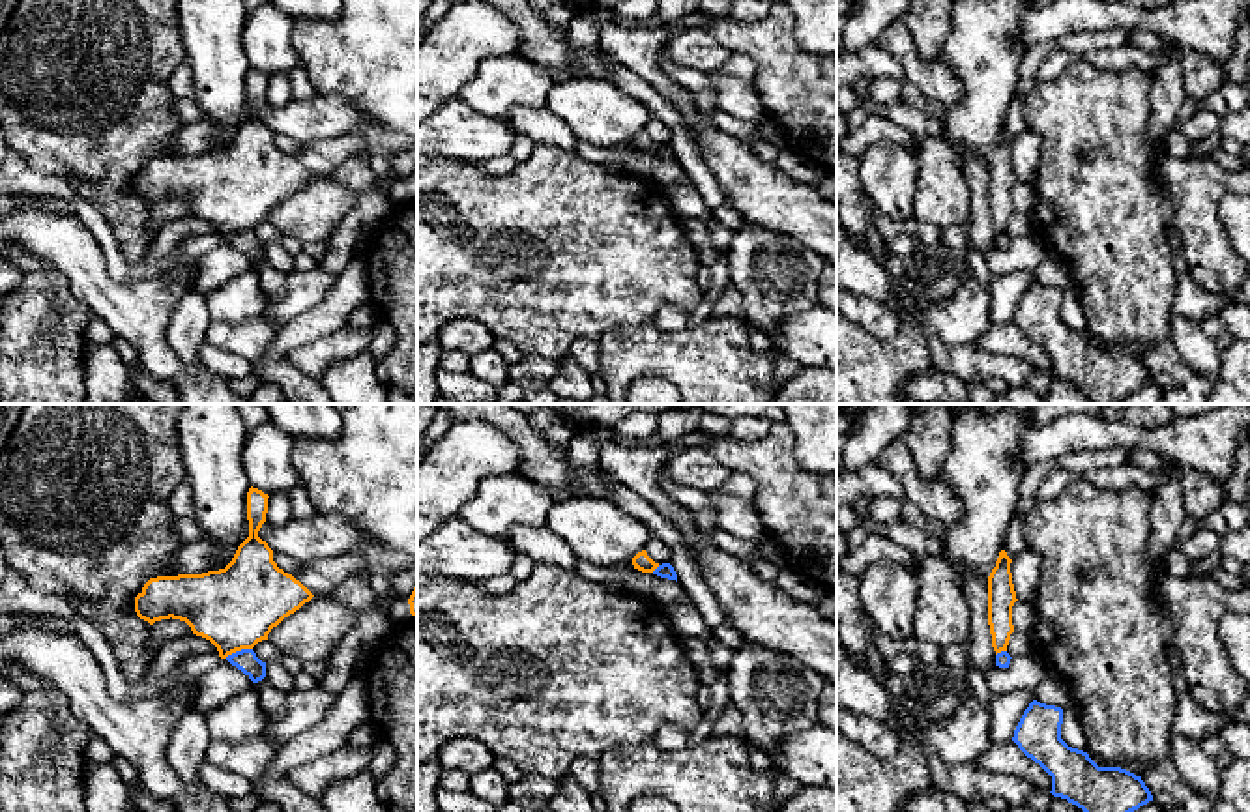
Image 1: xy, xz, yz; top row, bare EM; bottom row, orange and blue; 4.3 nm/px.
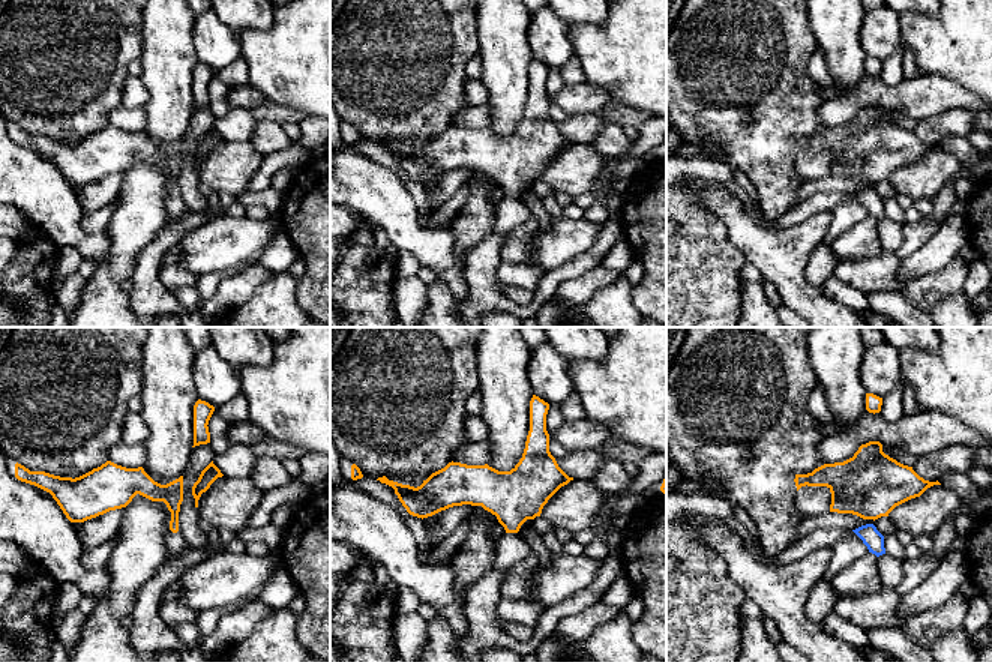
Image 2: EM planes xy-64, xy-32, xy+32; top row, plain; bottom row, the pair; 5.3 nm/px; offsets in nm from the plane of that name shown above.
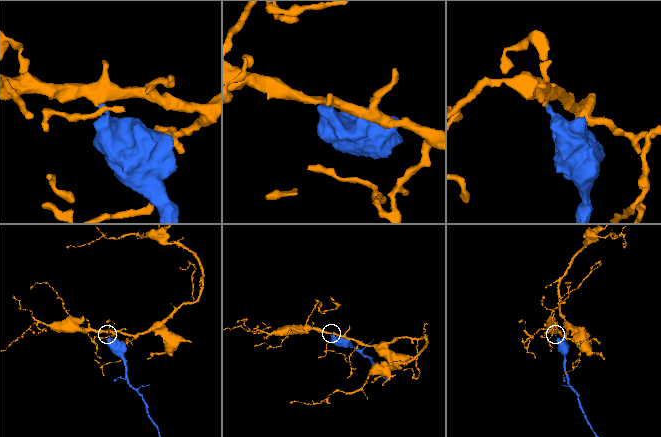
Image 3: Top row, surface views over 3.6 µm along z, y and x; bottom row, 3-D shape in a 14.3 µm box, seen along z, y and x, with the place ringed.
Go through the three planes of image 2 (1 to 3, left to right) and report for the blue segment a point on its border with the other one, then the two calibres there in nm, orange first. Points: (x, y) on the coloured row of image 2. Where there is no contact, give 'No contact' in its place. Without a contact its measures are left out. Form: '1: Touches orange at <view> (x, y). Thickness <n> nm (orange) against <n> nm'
1: No contact
2: No contact
3: No contact

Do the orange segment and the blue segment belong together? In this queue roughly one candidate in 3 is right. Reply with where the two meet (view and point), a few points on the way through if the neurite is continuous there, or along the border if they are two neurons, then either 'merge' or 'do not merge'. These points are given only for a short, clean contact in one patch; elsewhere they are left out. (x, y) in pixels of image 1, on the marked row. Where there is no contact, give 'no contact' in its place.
contact xy (238, 650); border xy (251, 648), (242, 648), (225, 657); do not merge

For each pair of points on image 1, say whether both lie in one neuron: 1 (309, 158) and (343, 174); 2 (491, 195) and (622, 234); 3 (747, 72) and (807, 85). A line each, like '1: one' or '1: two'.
1: two
2: one
3: two

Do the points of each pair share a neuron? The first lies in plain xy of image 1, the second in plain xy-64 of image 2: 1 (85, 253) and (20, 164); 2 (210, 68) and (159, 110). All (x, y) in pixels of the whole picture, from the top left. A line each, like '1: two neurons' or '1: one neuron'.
1: one neuron
2: one neuron

